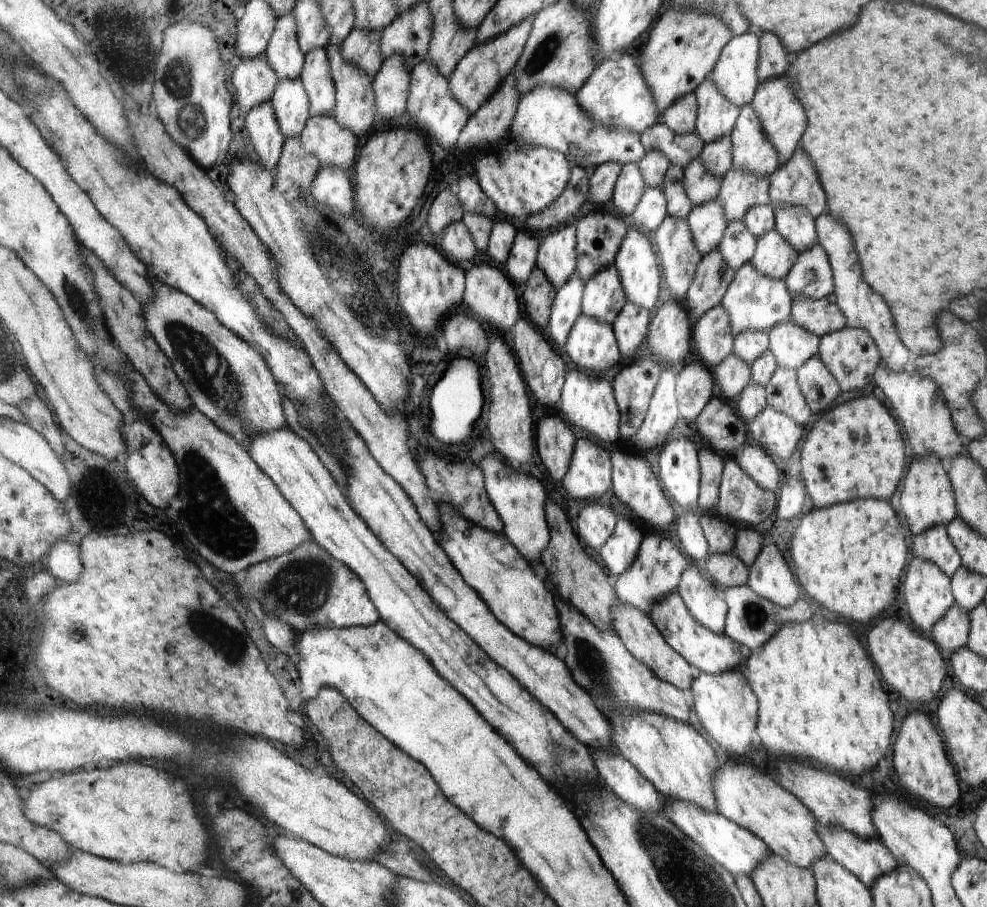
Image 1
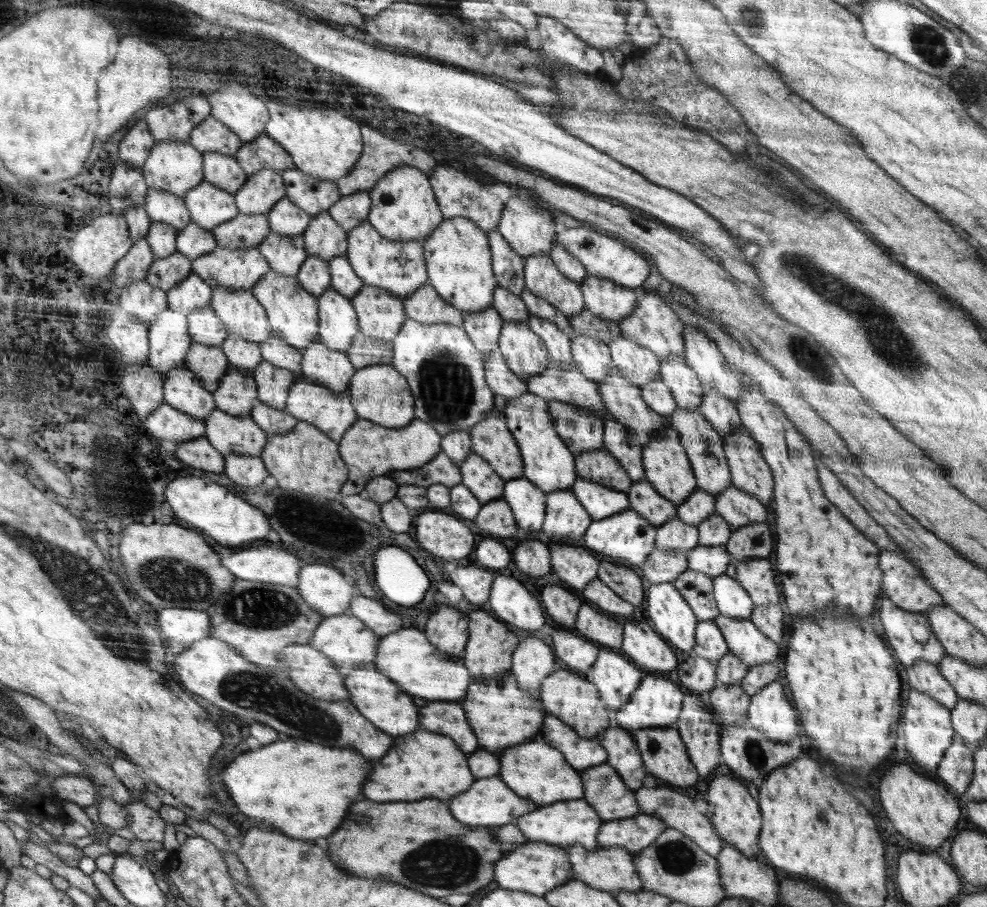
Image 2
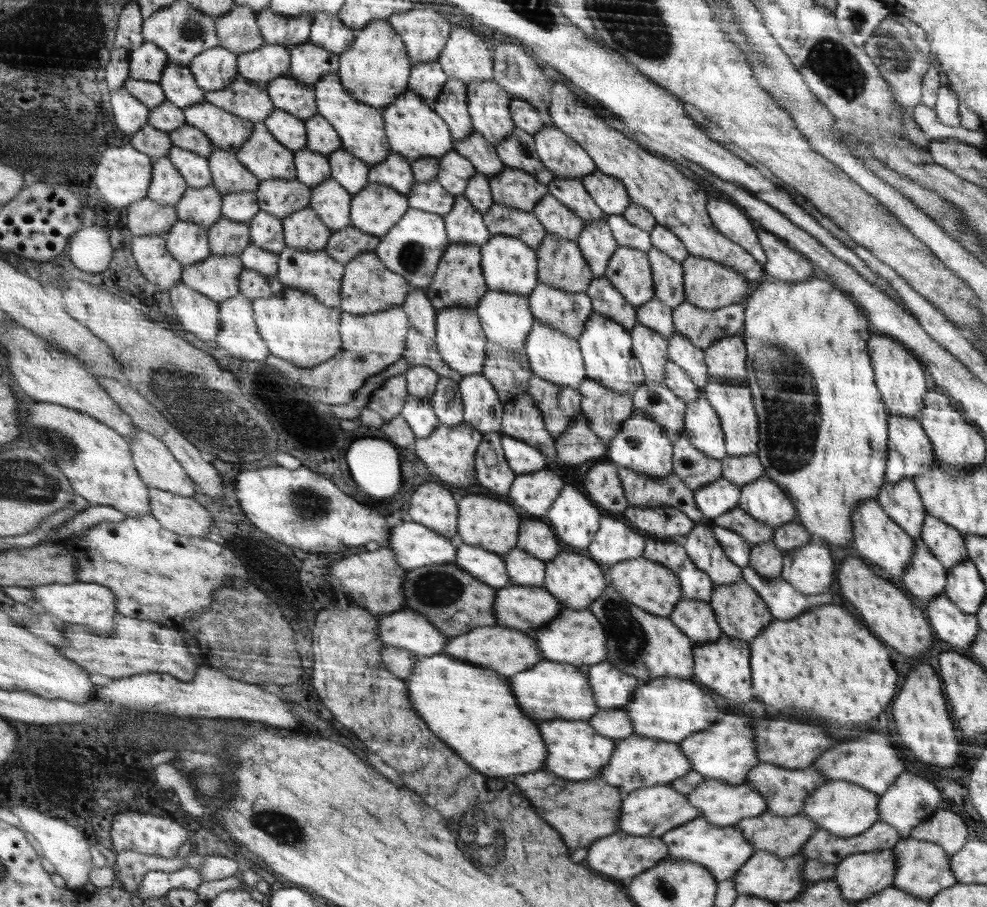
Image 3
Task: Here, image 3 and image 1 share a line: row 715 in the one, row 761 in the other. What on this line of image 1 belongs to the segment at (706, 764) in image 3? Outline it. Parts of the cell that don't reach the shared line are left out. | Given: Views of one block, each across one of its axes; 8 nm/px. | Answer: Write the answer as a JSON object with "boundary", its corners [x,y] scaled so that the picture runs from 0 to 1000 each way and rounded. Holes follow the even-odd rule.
{"boundary":[[[737,834],[727,849],[726,858],[723,858],[723,878],[732,899],[762,915],[786,944],[820,958],[825,949],[839,943],[835,926],[827,917],[828,902],[821,897],[822,893],[812,881],[804,880],[800,872],[796,873],[790,864],[762,847],[762,843],[746,840],[746,836]]]}

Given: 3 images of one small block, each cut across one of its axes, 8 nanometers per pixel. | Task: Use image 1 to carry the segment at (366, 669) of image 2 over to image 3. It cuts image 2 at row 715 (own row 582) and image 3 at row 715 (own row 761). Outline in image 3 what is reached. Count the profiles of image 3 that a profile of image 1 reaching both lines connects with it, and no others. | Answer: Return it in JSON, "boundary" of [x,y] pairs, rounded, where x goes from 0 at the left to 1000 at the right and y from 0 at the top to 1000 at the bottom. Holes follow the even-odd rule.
{"boundary":[[[549,727],[533,741],[517,745],[515,750],[517,759],[521,759],[521,767],[525,767],[525,776],[529,776],[529,785],[533,785],[539,794],[597,794],[608,783],[602,772],[601,760],[598,761],[596,745],[586,741],[580,732]]]}

